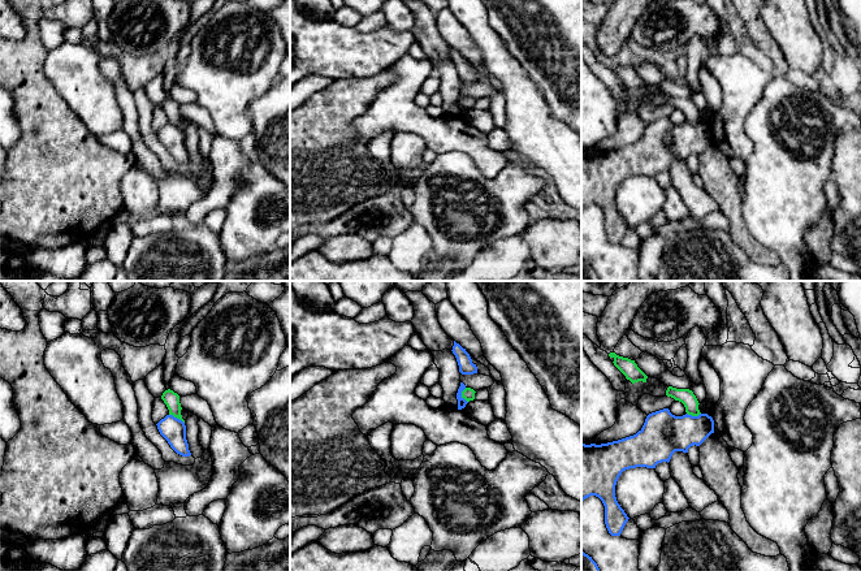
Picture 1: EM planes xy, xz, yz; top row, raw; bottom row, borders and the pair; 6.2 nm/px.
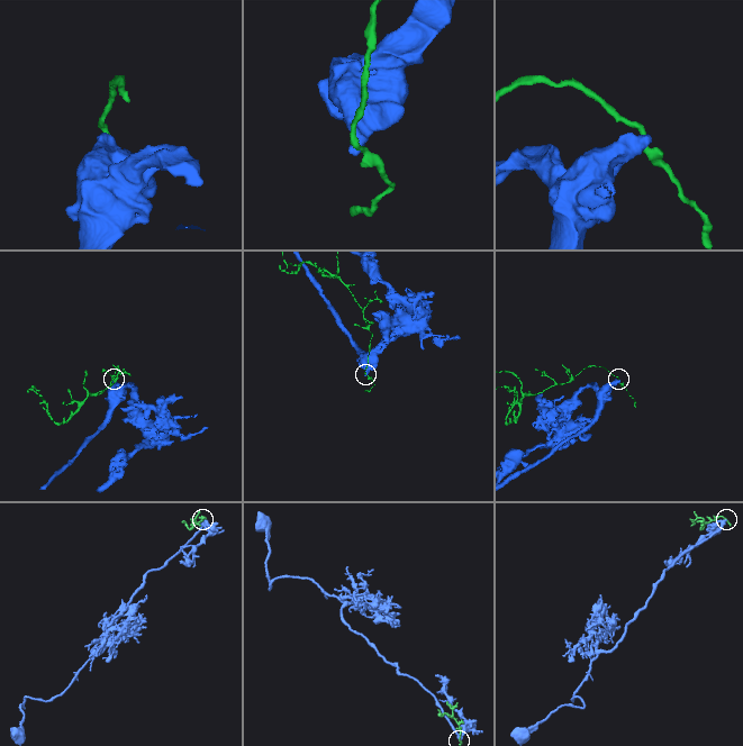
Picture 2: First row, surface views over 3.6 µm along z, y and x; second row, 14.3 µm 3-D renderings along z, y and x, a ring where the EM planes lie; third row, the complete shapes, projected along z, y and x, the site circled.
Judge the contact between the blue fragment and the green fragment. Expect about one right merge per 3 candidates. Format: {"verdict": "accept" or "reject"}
{"verdict": "reject"}

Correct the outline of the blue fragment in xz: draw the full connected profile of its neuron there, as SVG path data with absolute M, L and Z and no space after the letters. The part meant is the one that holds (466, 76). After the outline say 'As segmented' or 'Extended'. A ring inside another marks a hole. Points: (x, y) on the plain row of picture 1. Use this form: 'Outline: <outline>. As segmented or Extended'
Outline: M454 49L453 55L453 62L457 66L458 74L459 74L459 81L462 83L473 83L477 82L477 75L476 73L472 72L472 68L470 62L463 57L459 52Z. As segmented

